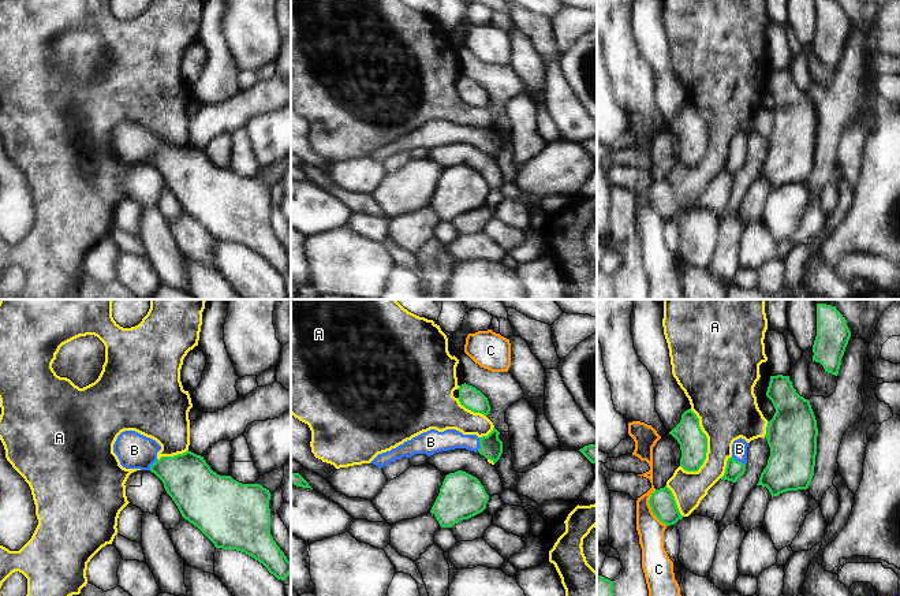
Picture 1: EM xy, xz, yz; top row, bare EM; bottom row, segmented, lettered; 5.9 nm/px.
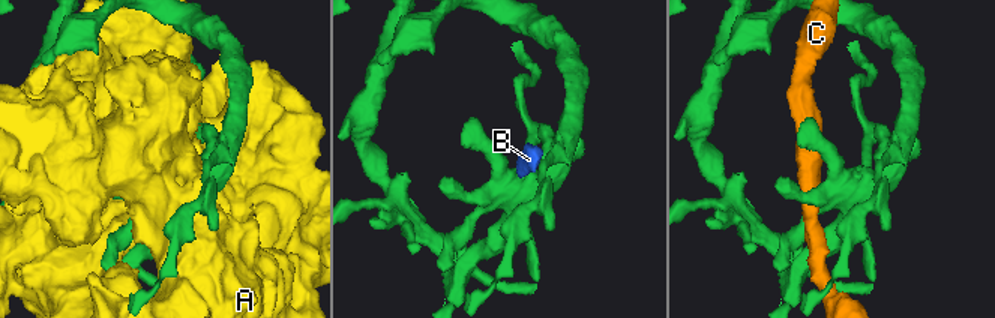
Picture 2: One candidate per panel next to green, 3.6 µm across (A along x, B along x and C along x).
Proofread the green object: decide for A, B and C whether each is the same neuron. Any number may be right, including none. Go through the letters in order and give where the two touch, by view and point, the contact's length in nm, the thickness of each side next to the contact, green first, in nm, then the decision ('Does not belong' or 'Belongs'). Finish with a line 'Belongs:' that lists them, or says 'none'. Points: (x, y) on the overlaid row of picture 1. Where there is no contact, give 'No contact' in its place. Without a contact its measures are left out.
A: Touches green at yz (706, 440). Shared border 380 nm. Thickness 160 nm (green) against 360 nm. Does not belong
B: Touches green at xz (480, 444). Shared border 80 nm. Thickness 130 nm (green) against 120 nm. Belongs
C: Touches green at yz (652, 509). Shared border 220 nm. Thickness 150 nm (green) against 160 nm. Does not belong
Belongs: B

